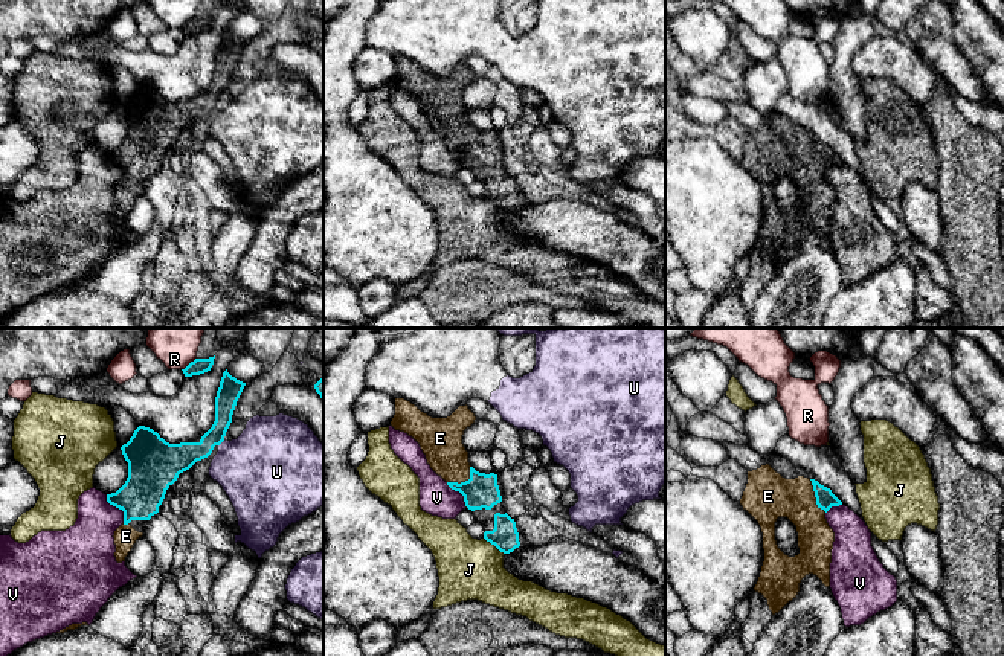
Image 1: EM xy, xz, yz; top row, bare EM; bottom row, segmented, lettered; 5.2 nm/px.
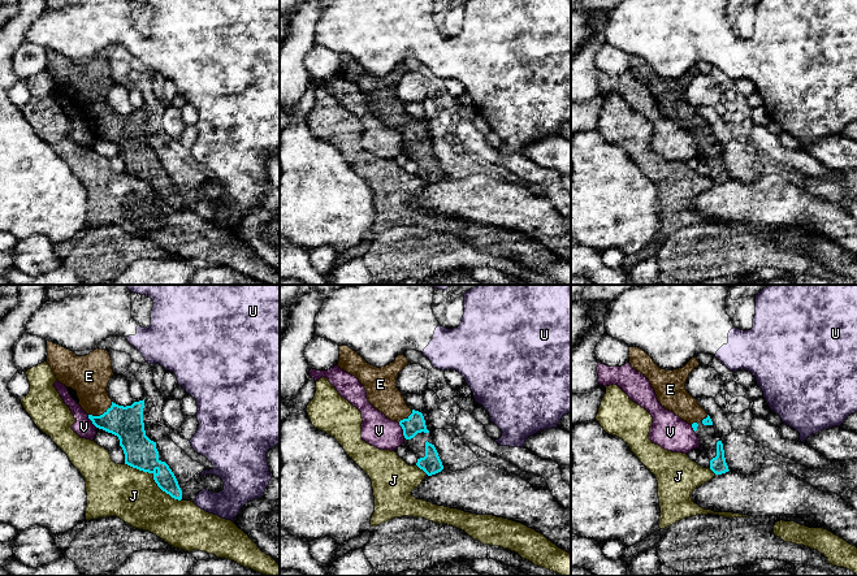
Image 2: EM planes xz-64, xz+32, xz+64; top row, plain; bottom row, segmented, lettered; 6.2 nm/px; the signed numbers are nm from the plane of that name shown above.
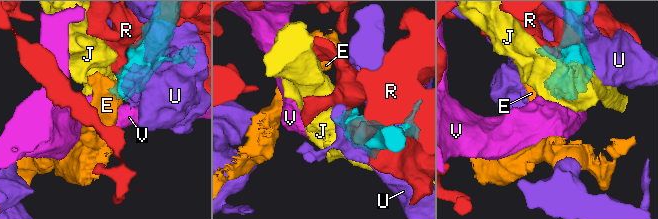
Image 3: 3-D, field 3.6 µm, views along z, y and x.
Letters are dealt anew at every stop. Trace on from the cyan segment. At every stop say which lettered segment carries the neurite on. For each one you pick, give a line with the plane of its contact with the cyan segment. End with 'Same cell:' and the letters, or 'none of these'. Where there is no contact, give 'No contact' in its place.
E: Touches cyan in yz
Same cell: E

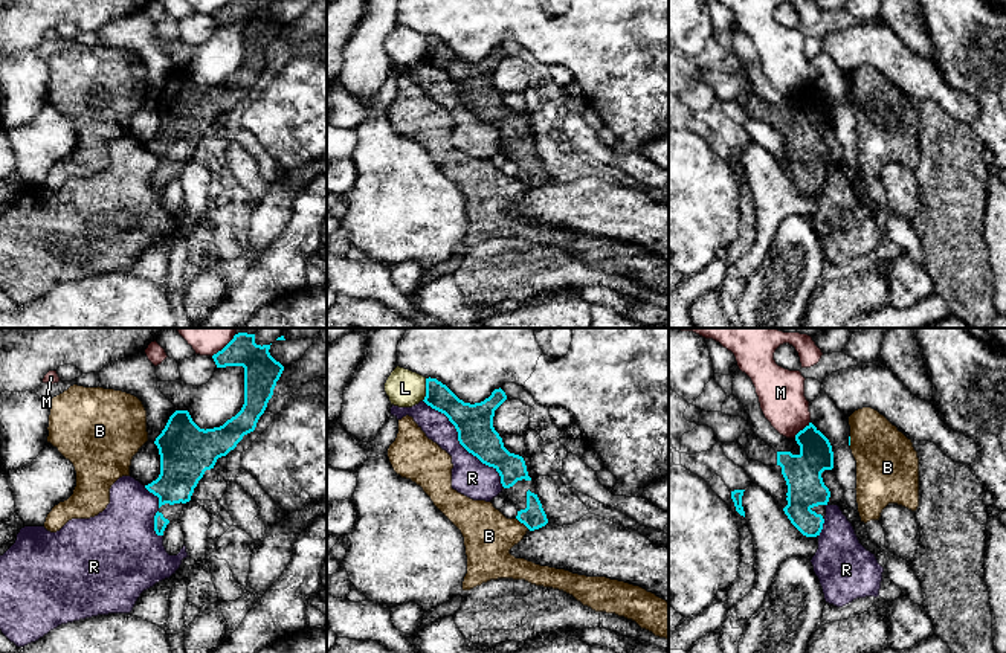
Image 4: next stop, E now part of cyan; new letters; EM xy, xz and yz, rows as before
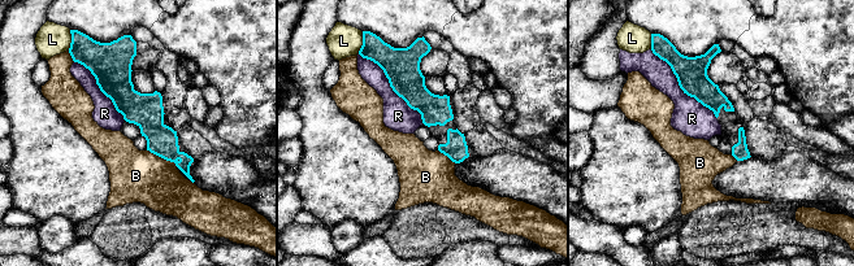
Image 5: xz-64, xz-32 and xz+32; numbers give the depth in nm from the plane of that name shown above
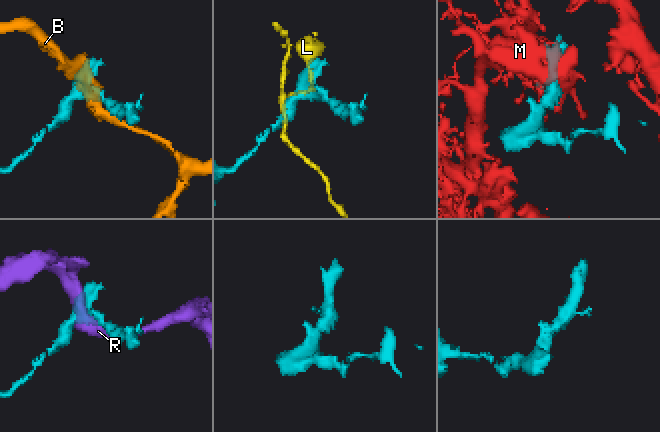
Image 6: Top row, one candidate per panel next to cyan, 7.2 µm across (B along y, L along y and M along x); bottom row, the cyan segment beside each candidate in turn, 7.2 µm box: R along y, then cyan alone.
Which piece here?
Same cell: none of these

